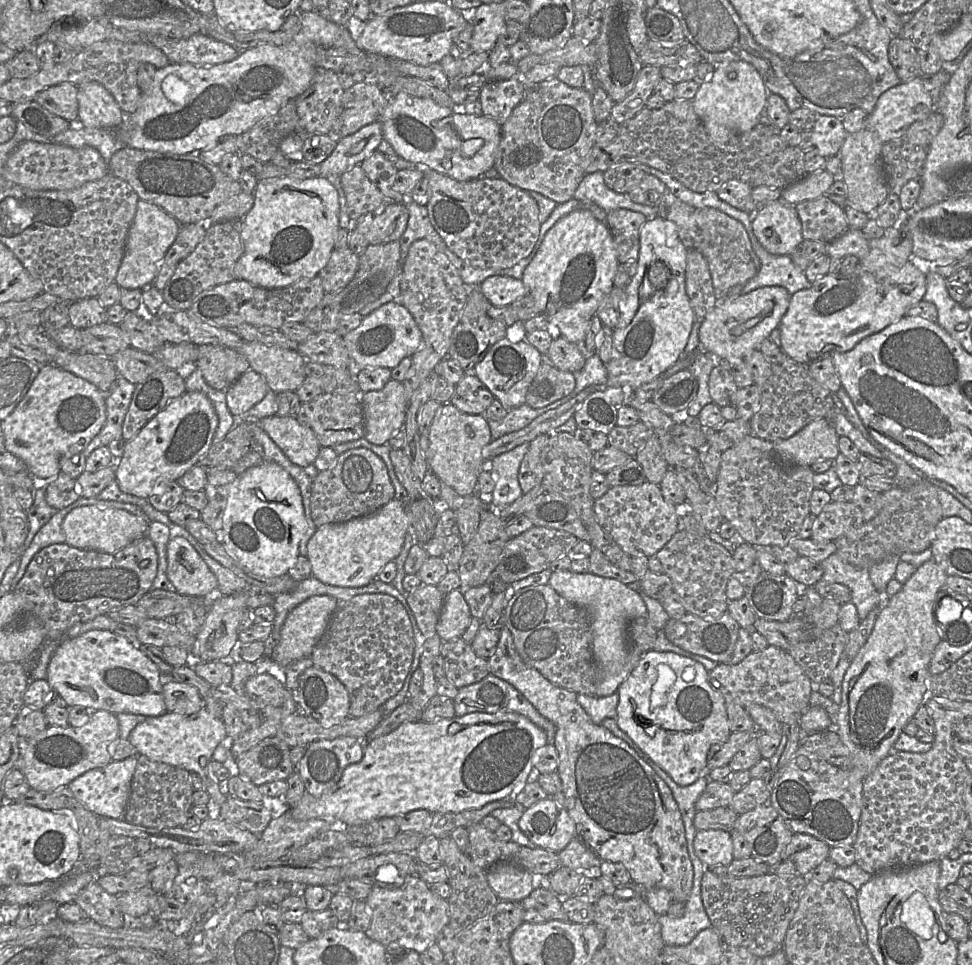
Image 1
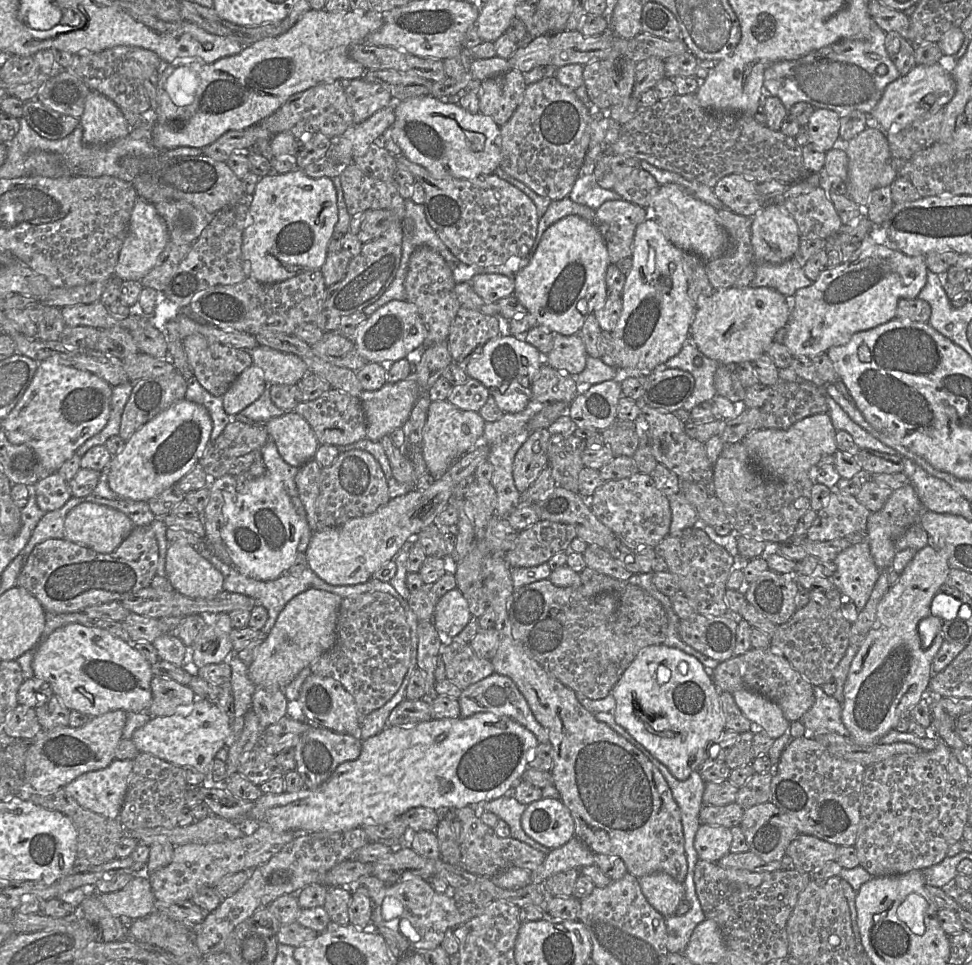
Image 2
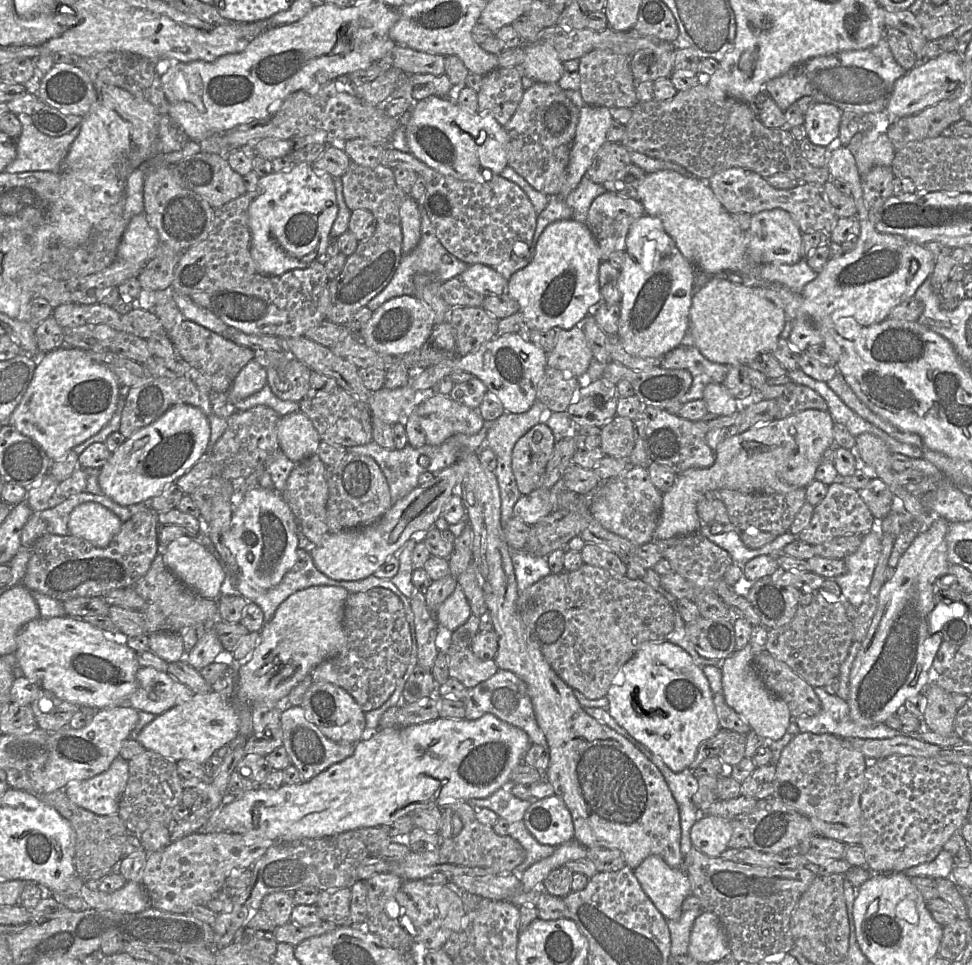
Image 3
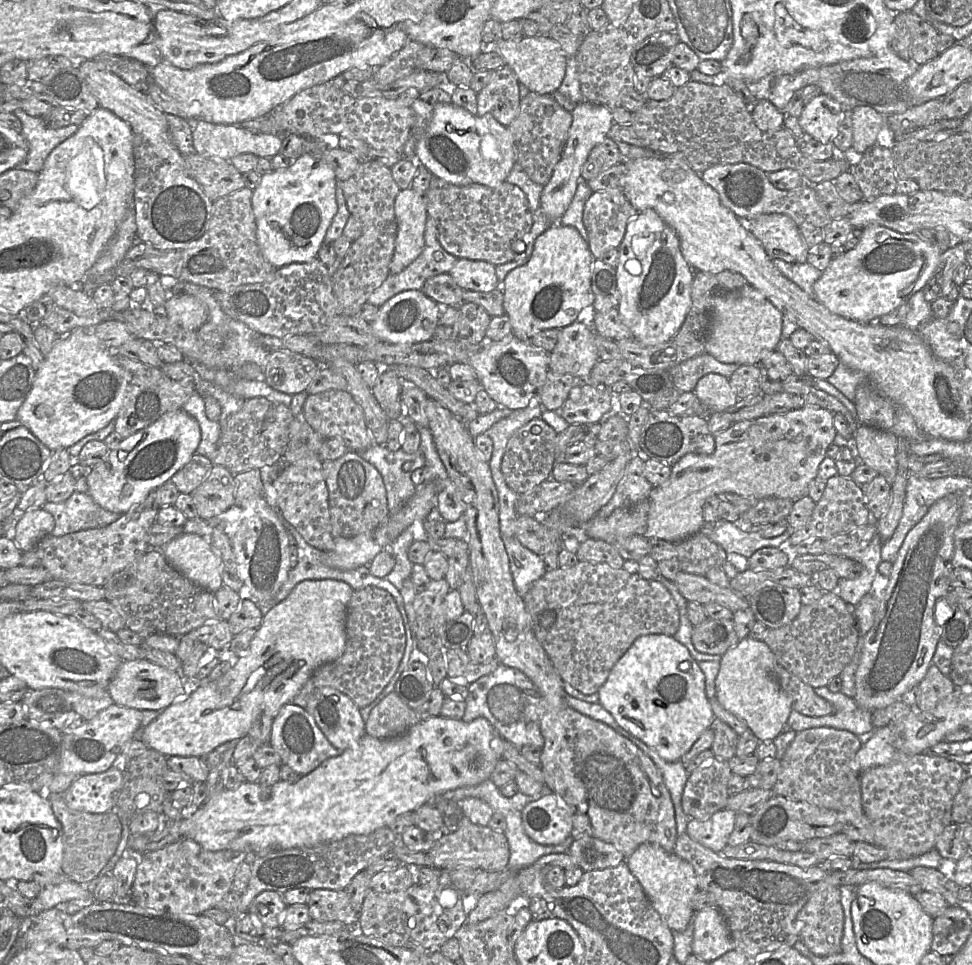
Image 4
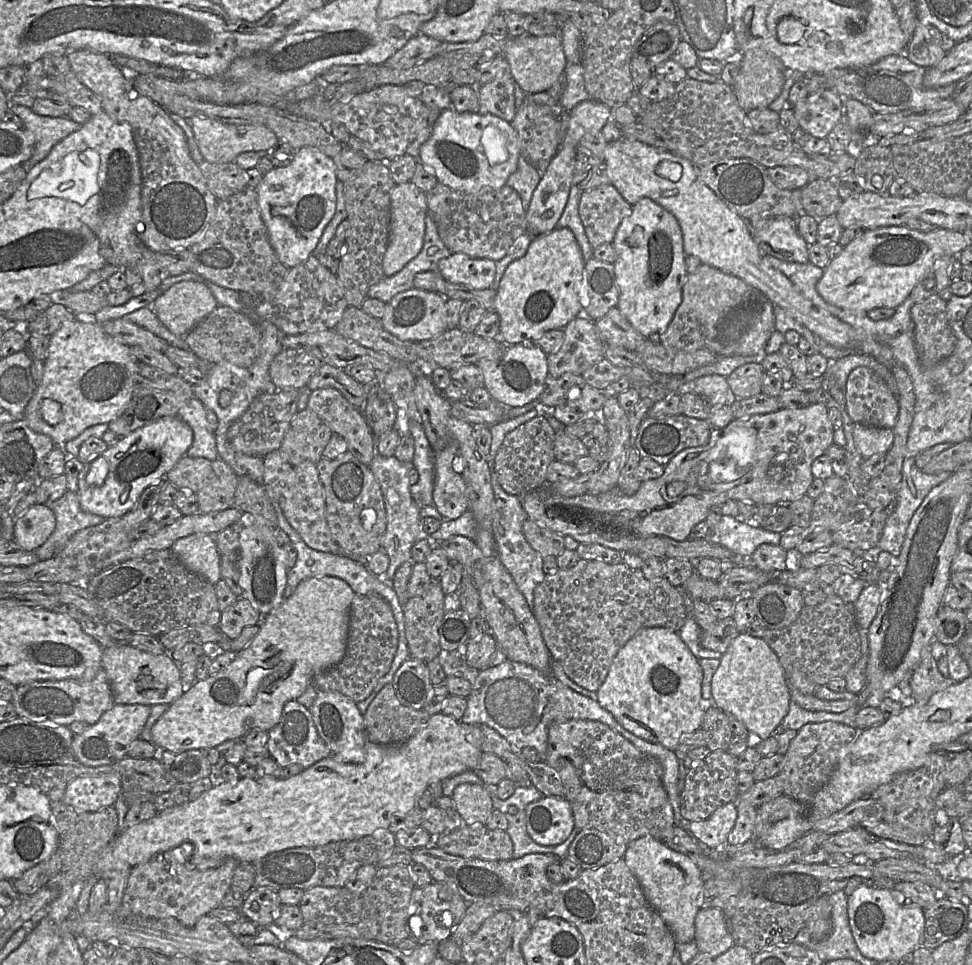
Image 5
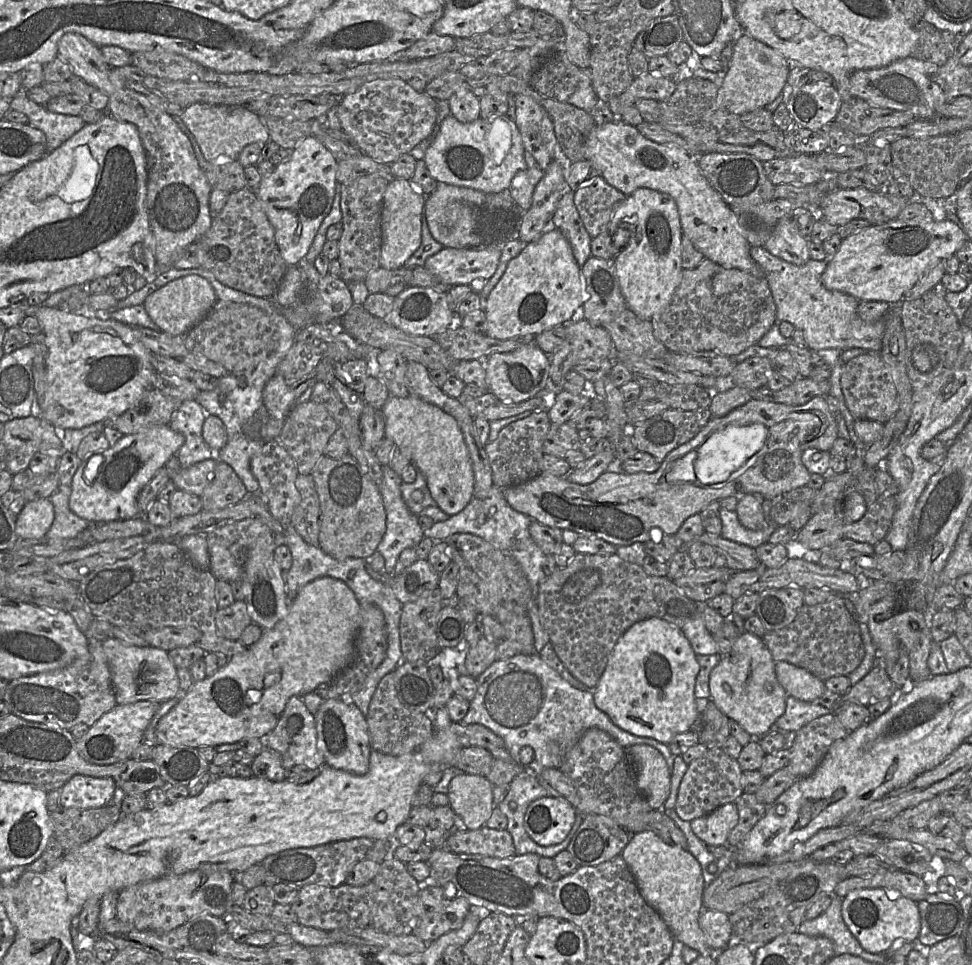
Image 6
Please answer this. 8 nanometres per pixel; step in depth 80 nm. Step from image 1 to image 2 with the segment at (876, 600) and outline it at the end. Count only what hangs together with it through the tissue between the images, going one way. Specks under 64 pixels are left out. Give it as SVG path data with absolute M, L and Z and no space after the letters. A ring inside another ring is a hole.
M868 541L845 549L833 562L837 570L829 579L843 596L853 601L860 612L867 604L879 576Z

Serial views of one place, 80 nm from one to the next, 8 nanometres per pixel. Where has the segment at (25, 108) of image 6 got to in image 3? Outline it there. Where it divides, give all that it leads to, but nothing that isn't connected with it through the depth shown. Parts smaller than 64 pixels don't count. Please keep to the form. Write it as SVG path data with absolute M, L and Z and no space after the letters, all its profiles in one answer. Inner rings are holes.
M25 113L16 116L21 123L22 132L15 140L16 157L4 172L50 171L61 173L69 148L80 132L80 124L67 134L52 137L43 134L35 127L31 116Z

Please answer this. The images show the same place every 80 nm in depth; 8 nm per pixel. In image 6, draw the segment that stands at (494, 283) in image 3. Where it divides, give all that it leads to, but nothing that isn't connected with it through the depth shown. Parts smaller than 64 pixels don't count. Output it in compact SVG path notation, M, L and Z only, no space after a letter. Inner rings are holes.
M490 244L479 248L444 247L426 260L424 268L449 286L470 285L476 279L490 279L500 256L501 250Z

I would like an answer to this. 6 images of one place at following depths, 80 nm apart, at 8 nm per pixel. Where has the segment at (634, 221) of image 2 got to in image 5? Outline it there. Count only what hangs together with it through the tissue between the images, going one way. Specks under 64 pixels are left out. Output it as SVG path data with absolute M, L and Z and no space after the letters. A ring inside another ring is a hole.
M612 184L584 190L579 215L593 249L612 243L622 220L632 212L632 205Z

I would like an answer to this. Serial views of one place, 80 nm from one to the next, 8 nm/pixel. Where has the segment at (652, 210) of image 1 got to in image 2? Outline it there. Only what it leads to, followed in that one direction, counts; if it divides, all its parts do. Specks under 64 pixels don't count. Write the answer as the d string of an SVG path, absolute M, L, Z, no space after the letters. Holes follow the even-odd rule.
M580 174L568 198L593 210L597 210L606 201L622 199L613 190L600 187L593 174Z

